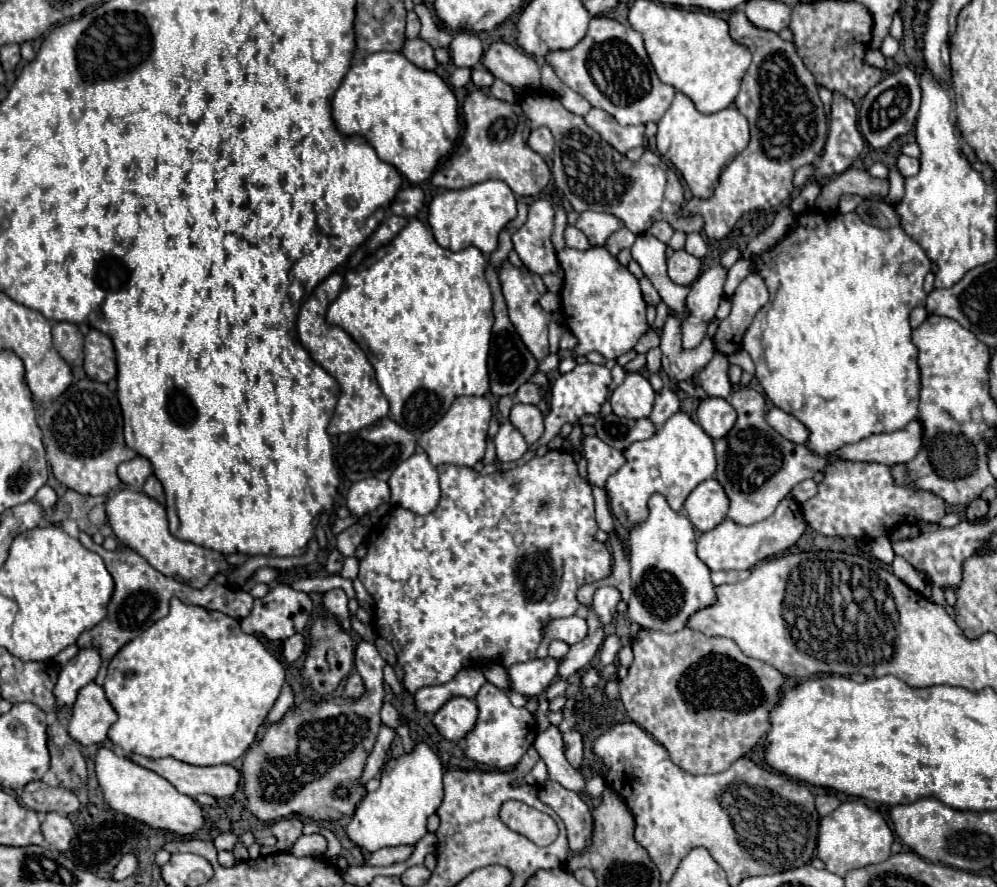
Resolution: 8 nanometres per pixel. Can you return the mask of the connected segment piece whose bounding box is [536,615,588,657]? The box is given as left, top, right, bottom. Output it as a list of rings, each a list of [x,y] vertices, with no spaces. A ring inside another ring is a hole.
[[[578,615],[572,617],[564,617],[564,619],[552,619],[544,625],[544,635],[542,635],[542,643],[538,647],[538,657],[546,657],[548,653],[548,645],[556,639],[574,645],[578,641],[582,641],[586,637],[586,619],[580,619]]]

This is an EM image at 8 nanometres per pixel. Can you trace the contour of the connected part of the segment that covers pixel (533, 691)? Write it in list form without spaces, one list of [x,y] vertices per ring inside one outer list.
[[[532,659],[528,663],[514,663],[506,667],[510,691],[516,691],[526,697],[538,697],[556,677],[558,661],[556,659]]]

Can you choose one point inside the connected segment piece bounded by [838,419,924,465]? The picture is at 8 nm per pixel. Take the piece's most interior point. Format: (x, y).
(902, 446)

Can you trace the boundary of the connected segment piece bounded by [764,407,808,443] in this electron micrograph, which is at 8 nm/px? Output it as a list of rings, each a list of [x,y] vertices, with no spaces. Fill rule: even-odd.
[[[770,407],[764,415],[764,419],[768,419],[768,425],[778,431],[780,435],[784,435],[784,439],[792,441],[792,443],[806,443],[808,439],[808,429],[792,415],[784,413],[778,407]]]

